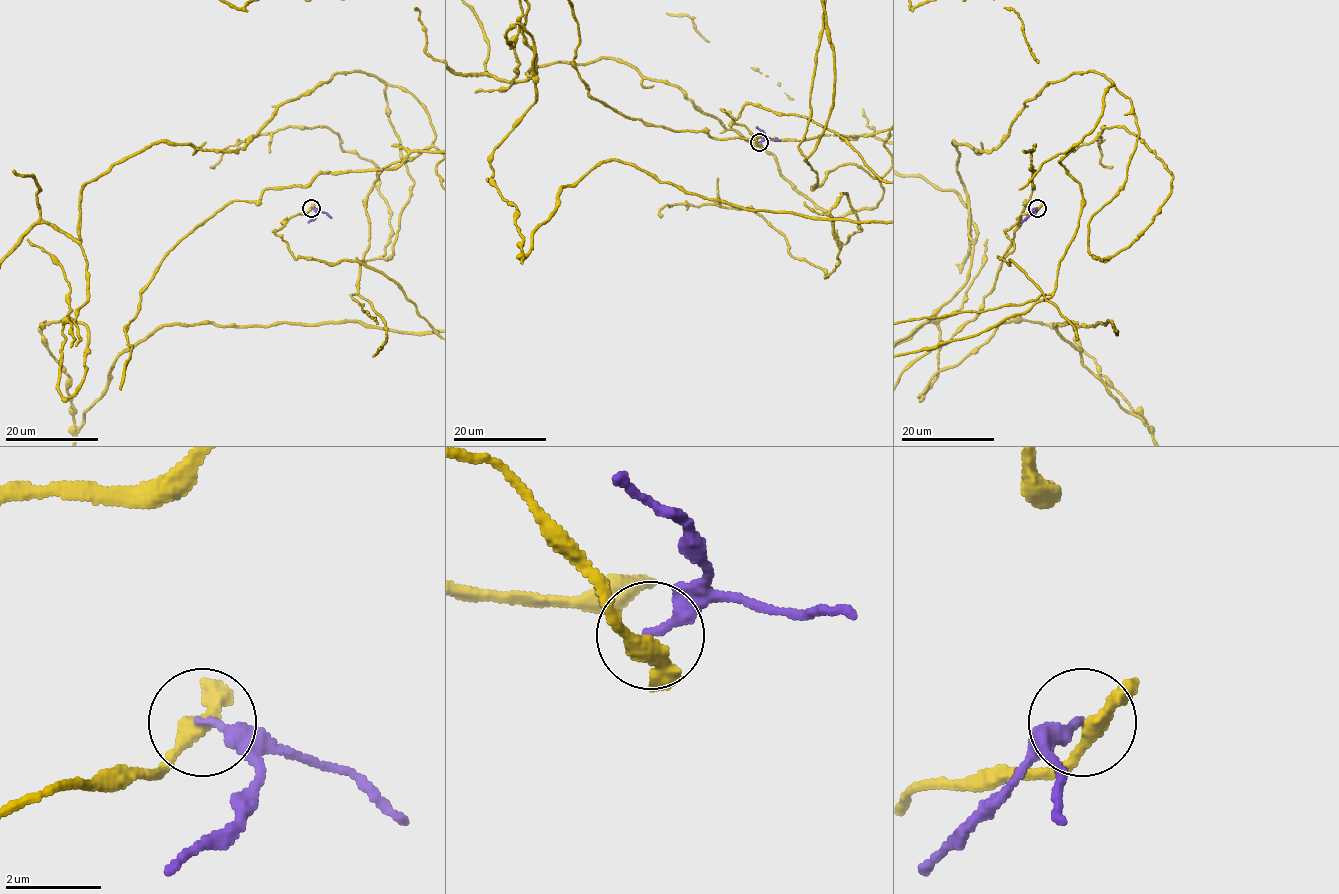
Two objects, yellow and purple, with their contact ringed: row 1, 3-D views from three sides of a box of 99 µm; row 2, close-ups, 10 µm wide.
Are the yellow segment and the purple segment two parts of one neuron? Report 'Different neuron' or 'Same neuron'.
Different neuron

